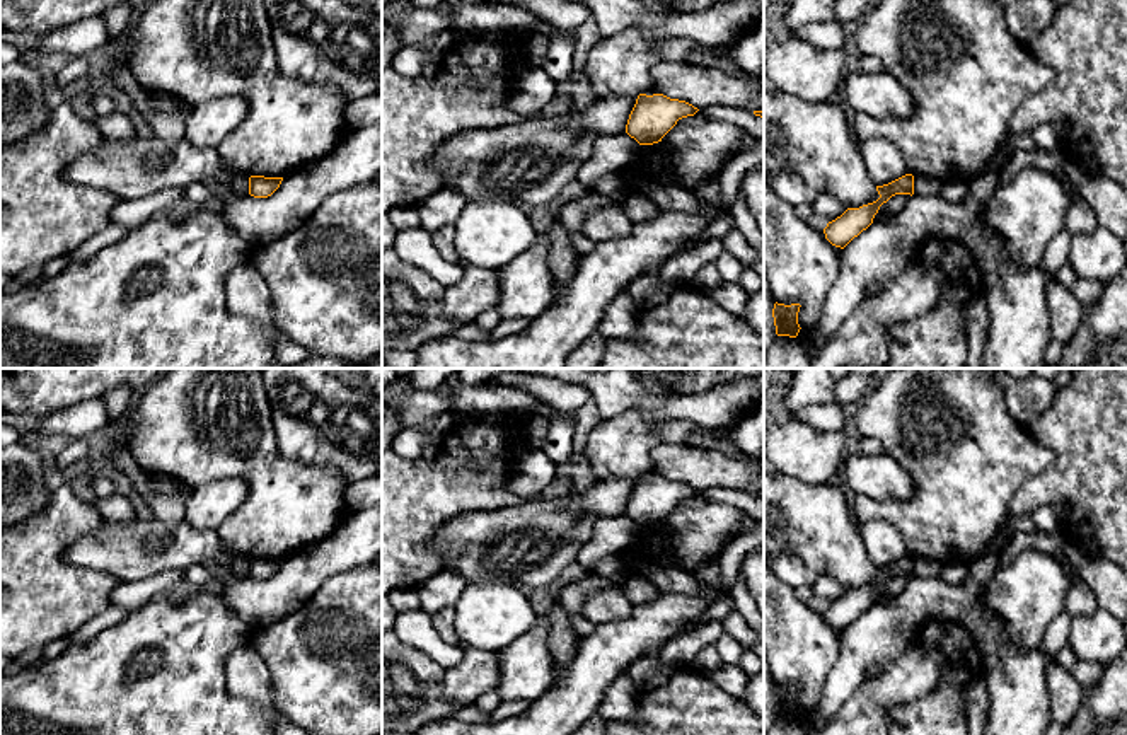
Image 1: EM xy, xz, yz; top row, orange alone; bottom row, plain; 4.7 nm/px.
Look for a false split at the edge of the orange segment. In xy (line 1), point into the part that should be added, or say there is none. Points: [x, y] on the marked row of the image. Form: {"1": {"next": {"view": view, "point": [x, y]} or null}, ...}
{"1": {"next": null}}

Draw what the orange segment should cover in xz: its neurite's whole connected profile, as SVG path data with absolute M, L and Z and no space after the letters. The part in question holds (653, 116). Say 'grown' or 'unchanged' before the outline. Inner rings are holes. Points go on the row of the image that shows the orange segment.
unchanged; M639 94L629 114L626 133L639 145L653 145L677 124L679 119L694 116L699 109L663 94Z

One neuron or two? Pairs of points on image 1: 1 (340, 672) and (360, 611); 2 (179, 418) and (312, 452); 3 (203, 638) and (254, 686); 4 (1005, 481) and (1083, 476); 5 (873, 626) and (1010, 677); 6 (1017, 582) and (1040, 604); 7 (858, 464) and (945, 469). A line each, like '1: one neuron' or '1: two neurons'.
1: one neuron
2: two neurons
3: two neurons
4: two neurons
5: one neuron
6: one neuron
7: two neurons

